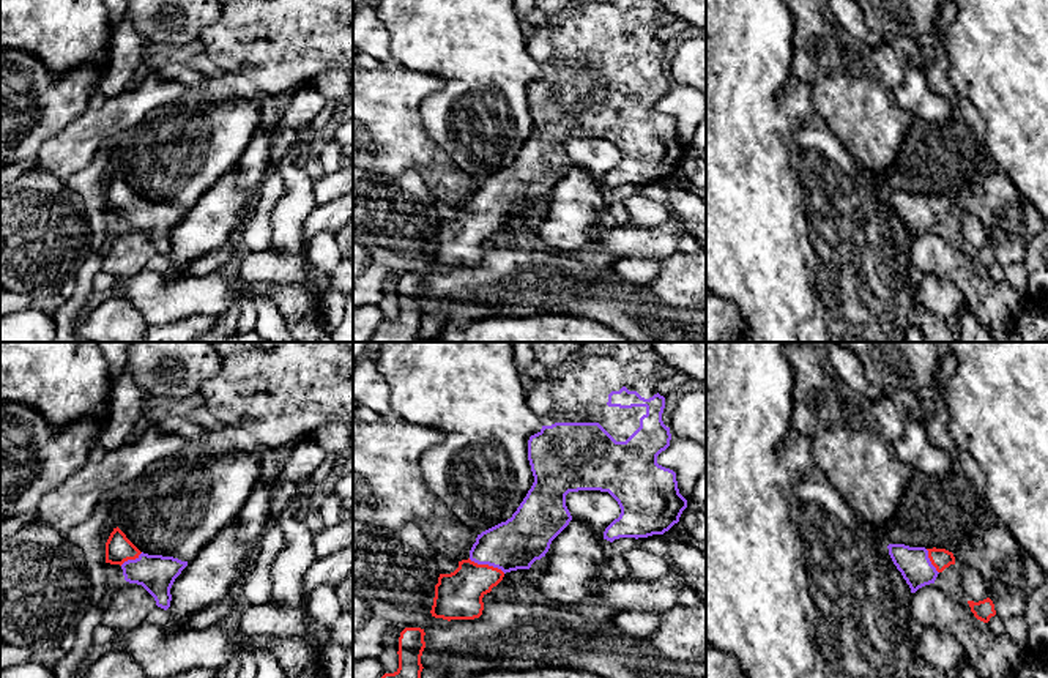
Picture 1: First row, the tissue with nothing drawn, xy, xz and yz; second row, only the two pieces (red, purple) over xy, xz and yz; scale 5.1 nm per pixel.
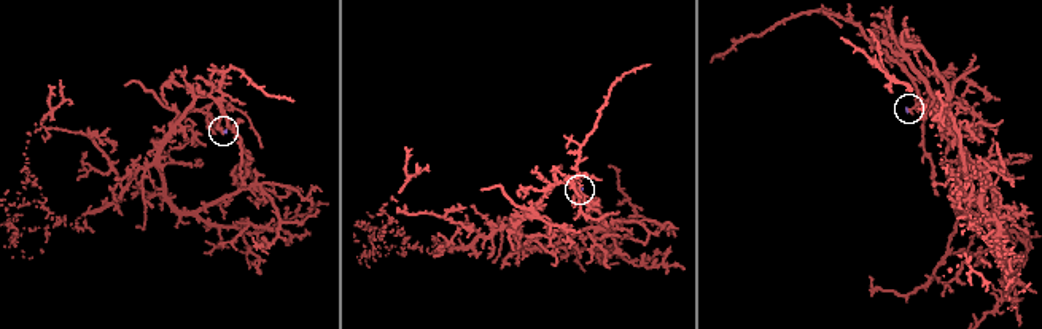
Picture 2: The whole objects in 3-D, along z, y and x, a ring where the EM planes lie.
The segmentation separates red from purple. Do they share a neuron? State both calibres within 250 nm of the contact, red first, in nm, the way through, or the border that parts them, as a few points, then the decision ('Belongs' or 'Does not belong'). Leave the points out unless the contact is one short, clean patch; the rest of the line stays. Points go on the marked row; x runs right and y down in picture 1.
Thickness 240 nm (red) against 260 nm. Path across: xz (459, 595), (487, 565), (505, 547), (517, 543). Belongs

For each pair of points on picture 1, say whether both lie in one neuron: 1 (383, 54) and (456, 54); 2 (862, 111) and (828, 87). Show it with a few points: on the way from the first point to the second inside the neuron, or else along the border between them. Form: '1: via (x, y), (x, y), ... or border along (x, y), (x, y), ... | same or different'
1: border along (379, 19), (386, 30), (388, 49), (394, 63) | different
2: via (854, 103), (836, 87) | same

